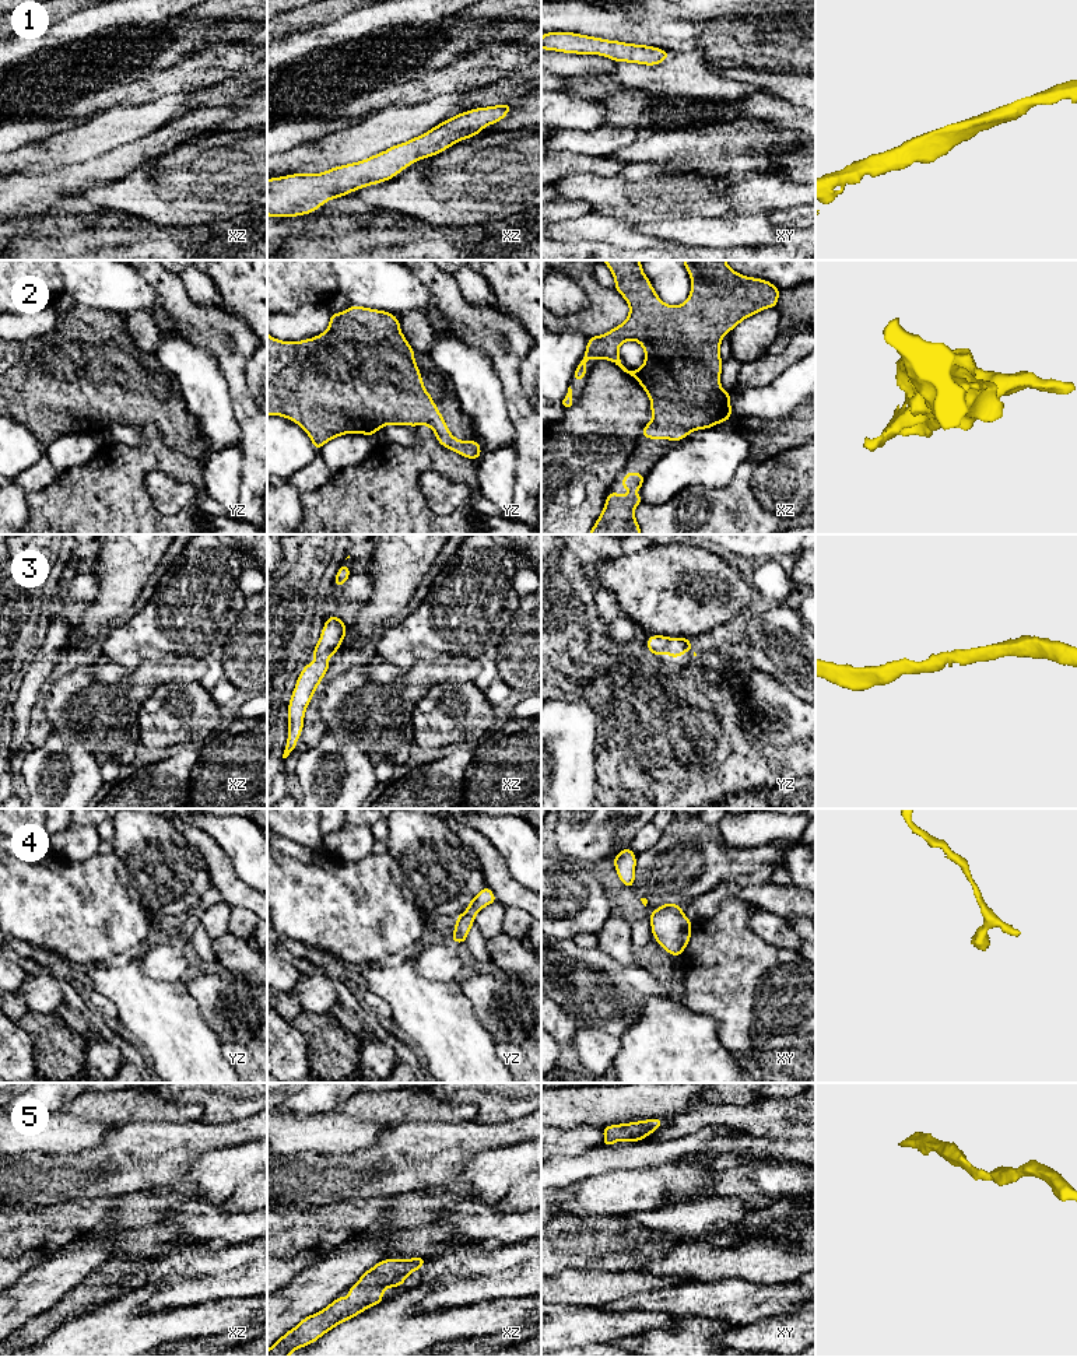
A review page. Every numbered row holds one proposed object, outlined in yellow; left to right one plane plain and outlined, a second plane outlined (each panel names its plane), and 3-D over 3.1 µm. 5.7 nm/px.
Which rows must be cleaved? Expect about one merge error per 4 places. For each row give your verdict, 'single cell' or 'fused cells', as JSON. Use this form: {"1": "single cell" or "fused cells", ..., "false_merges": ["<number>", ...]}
{"1": "single cell", "2": "single cell", "3": "single cell", "4": "single cell", "5": "single cell", "false_merges": []}

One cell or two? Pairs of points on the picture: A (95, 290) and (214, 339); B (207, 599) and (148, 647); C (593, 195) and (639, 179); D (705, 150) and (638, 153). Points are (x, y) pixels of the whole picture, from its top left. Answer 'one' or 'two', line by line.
A: two
B: one
C: one
D: one

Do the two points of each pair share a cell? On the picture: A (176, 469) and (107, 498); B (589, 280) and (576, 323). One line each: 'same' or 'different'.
A: same
B: same

